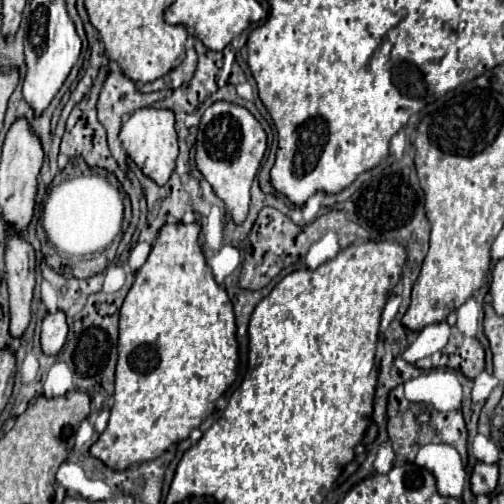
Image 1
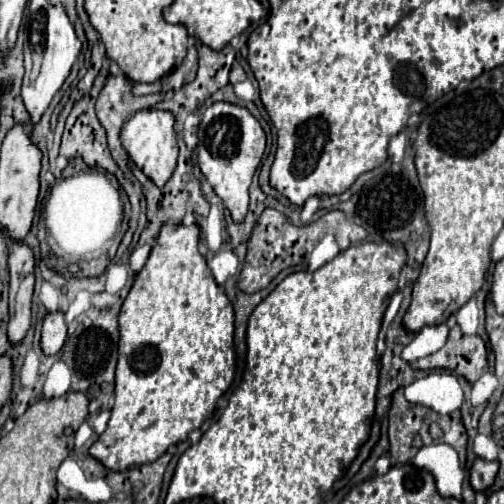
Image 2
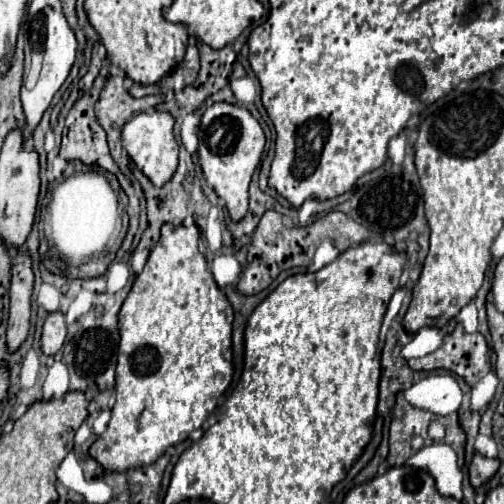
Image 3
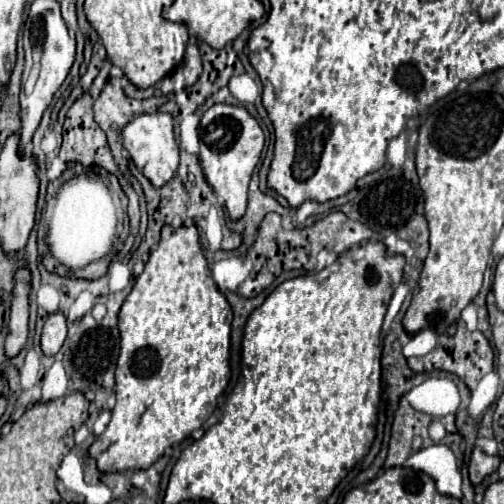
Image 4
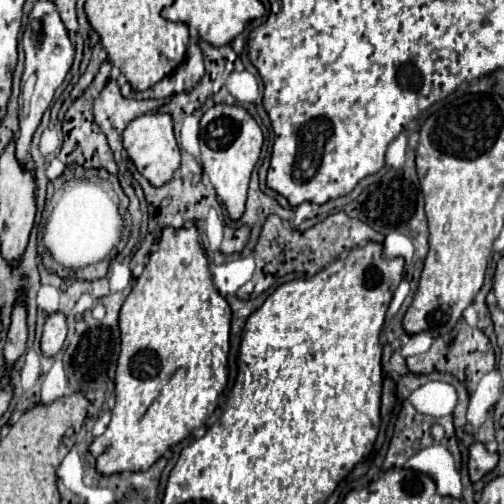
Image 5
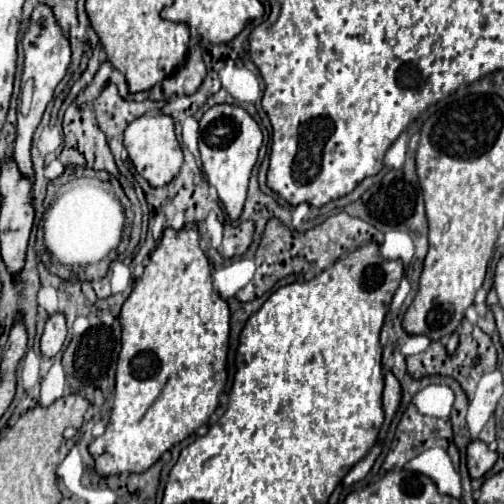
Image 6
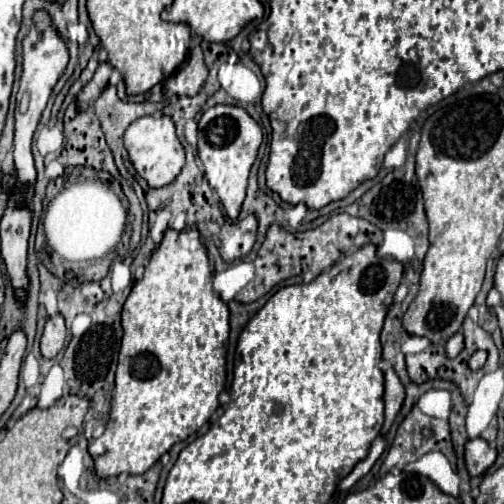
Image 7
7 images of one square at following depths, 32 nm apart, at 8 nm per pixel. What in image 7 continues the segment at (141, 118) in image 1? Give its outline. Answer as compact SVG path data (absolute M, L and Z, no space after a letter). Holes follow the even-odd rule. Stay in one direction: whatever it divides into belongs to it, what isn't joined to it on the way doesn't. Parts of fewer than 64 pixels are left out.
M142 116L134 120L124 132L124 146L136 168L136 172L152 186L160 188L170 184L184 166L184 148L174 132L174 122L170 116Z

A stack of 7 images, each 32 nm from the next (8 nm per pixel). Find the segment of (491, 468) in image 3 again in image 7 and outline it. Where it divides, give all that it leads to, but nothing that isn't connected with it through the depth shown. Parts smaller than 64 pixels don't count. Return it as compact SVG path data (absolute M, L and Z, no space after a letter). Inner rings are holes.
M474 438L466 444L466 468L470 472L470 476L482 476L496 460L496 450L492 450L488 446L488 442L484 442L482 438Z

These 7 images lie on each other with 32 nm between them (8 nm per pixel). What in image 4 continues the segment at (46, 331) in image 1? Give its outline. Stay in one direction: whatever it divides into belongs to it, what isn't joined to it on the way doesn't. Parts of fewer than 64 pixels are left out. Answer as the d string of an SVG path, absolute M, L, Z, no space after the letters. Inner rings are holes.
M54 312L48 316L42 330L42 352L46 356L54 356L66 340L66 316L62 312Z

